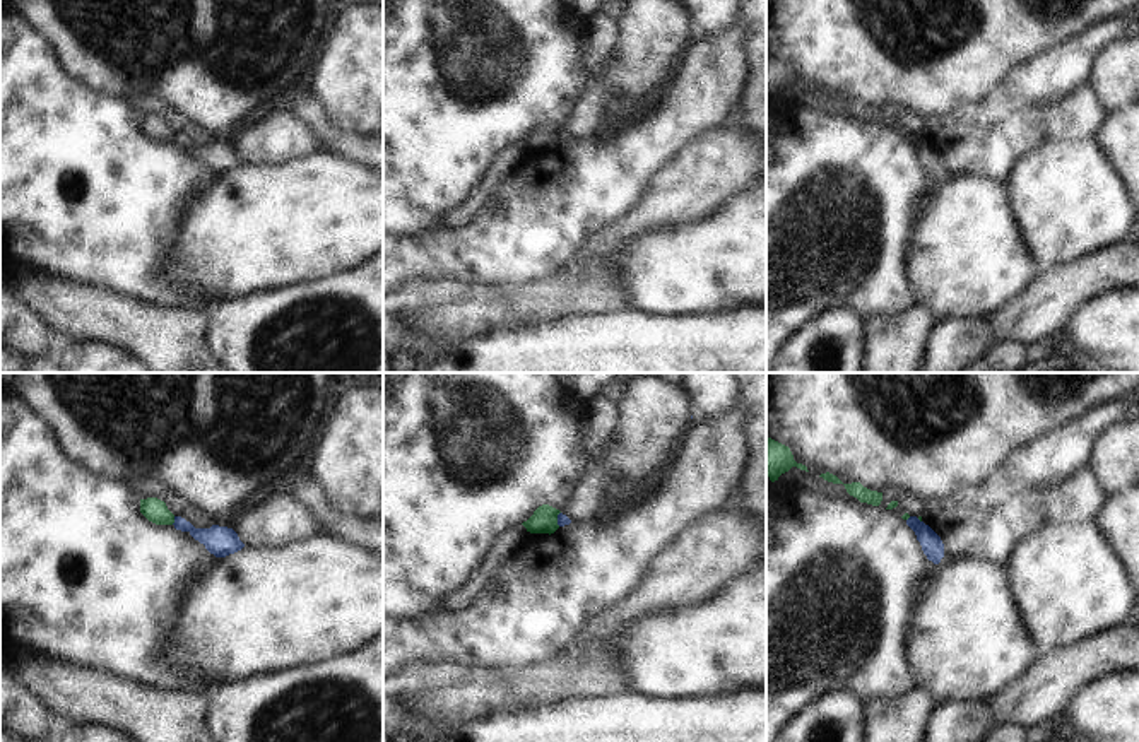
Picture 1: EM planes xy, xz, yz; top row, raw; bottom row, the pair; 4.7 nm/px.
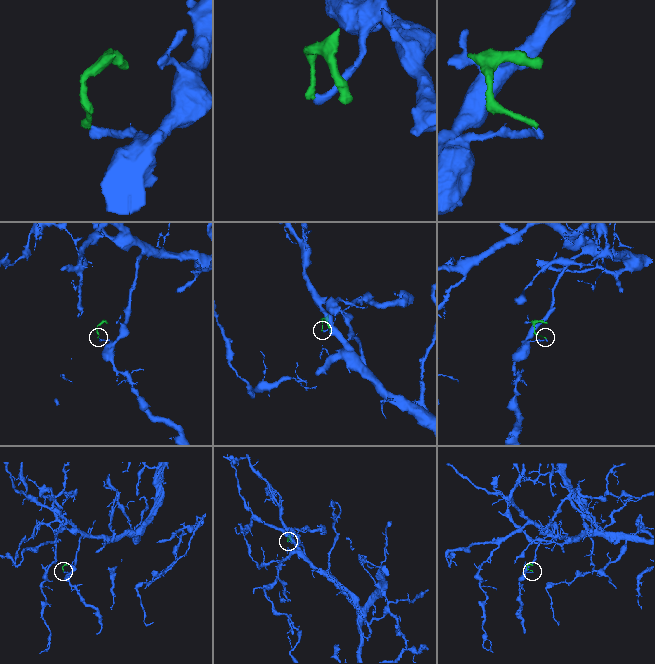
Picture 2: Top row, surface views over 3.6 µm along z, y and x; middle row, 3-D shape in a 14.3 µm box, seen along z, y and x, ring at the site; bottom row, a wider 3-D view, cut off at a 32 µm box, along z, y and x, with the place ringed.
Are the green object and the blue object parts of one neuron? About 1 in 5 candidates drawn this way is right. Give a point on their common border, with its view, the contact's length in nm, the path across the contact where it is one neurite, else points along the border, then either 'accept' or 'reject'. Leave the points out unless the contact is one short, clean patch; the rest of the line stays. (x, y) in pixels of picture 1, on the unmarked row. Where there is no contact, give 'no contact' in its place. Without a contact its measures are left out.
contact xy (173, 137); length 40 nm; border xy (175, 134), (171, 141); reject

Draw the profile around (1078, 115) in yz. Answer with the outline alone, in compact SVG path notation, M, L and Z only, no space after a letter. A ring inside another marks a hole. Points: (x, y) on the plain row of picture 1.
M1086 84L1040 108L1038 116L1048 140L1095 140L1108 111Z

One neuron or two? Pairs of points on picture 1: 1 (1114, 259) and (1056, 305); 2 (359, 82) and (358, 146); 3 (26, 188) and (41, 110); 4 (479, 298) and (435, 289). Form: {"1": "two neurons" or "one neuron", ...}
{"1": "one neuron", "2": "two neurons", "3": "one neuron", "4": "two neurons"}

